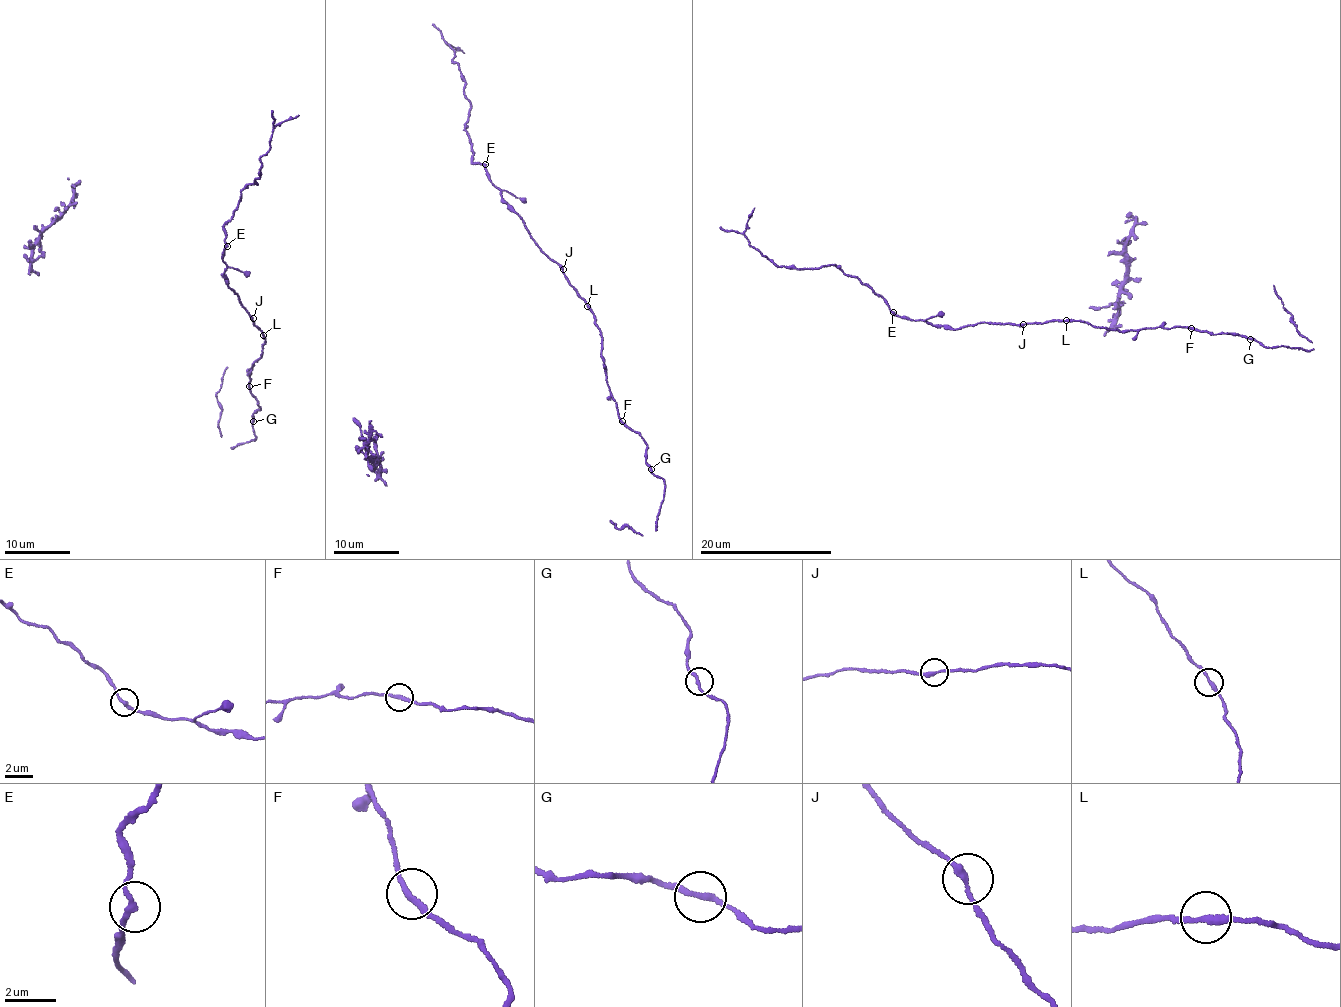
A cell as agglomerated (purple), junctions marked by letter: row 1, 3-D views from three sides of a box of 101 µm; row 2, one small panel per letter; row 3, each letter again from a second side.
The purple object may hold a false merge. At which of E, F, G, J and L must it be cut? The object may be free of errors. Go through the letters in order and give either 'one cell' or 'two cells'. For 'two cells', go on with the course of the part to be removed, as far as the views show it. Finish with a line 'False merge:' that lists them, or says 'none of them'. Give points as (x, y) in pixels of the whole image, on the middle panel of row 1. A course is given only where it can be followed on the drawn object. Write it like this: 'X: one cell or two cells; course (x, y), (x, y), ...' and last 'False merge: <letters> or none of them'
E: one cell
F: one cell
G: one cell
J: one cell
L: one cell
False merge: none of them

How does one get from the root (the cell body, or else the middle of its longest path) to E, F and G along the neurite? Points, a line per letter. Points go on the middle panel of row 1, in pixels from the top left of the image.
E: (610, 391), (596, 317), (564, 272), (538, 246), (521, 218), (502, 198), (500, 189), (491, 182), (486, 164)
F: (610, 391), (622, 421)
G: (610, 391), (620, 421), (639, 434), (647, 445), (645, 463), (651, 469)

